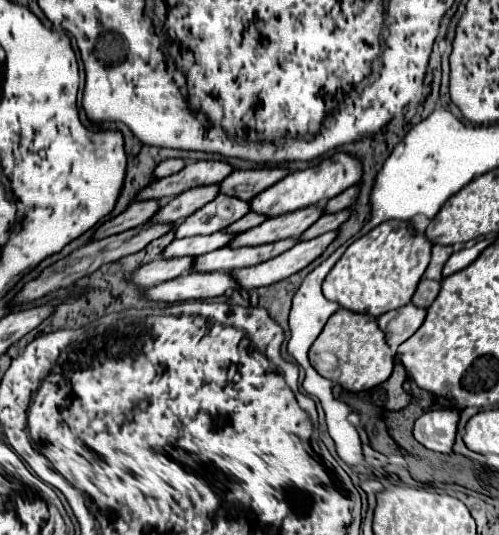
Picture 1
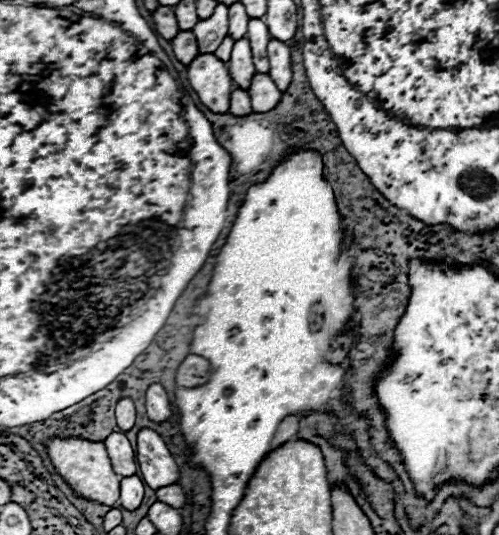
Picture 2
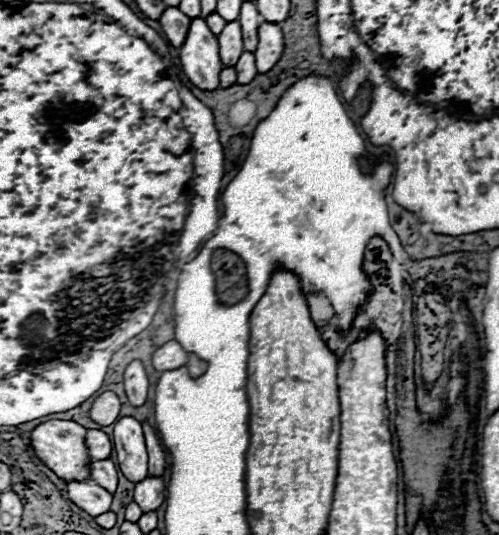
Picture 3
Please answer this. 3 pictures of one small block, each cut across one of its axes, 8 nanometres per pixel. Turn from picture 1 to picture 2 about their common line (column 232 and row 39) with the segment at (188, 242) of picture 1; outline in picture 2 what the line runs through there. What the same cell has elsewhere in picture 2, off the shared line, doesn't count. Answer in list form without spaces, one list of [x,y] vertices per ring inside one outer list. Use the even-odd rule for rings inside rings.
[[[234,2],[228,8],[228,18],[230,18],[230,36],[234,40],[244,38],[246,28],[248,28],[248,20],[250,20],[250,16],[244,10],[244,4],[242,2]]]

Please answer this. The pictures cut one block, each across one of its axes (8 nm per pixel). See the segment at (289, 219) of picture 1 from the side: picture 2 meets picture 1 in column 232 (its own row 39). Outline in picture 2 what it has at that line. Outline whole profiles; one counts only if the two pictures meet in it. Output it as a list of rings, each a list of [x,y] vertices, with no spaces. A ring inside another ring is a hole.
[[[240,38],[234,42],[228,70],[230,70],[230,76],[236,86],[240,86],[244,90],[250,88],[250,80],[256,74],[256,70],[252,66],[252,50],[250,50],[250,42],[246,38]]]

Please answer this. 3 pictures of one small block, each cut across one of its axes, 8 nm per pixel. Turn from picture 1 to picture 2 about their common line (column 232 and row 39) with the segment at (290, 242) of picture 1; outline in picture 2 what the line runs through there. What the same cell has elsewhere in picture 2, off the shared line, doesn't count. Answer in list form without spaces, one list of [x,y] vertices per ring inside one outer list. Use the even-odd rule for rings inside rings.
[[[250,18],[248,22],[248,32],[246,32],[246,38],[250,42],[250,48],[252,48],[252,60],[254,60],[254,68],[256,72],[262,72],[262,74],[268,74],[268,54],[266,54],[266,46],[270,42],[270,32],[268,32],[268,26],[260,20],[260,18]]]

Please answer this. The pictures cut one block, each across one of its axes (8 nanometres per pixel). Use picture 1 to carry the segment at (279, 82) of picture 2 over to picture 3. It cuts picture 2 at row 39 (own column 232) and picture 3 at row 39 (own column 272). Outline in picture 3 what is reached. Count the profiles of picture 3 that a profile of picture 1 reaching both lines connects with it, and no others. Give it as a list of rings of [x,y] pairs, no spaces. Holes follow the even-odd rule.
[[[264,22],[258,28],[258,48],[254,52],[256,56],[256,70],[266,72],[270,66],[274,66],[284,50],[284,34],[278,24]]]

